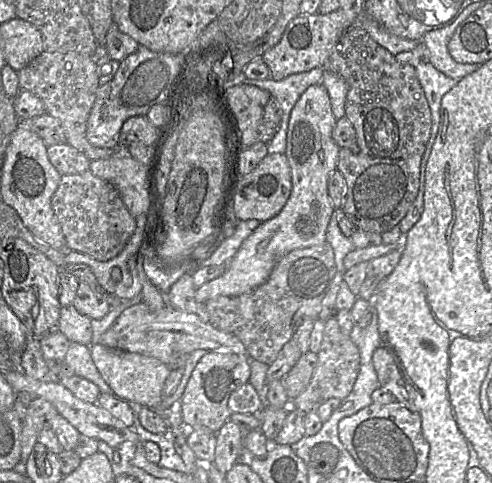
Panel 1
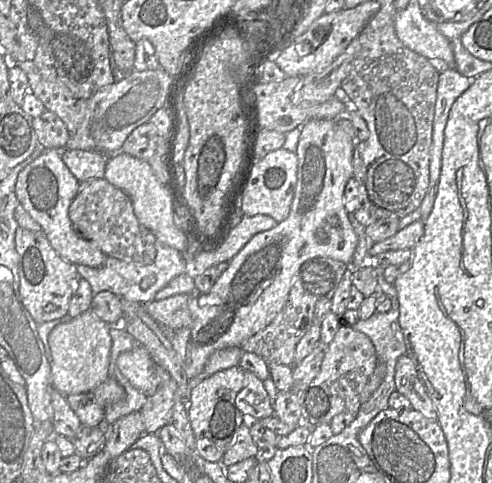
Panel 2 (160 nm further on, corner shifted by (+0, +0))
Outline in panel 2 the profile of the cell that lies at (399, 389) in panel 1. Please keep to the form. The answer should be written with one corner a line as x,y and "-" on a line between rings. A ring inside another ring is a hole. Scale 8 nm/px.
407,355
399,357
396,362
394,382
395,391
405,396
414,410
437,421
437,410
418,376
414,361

